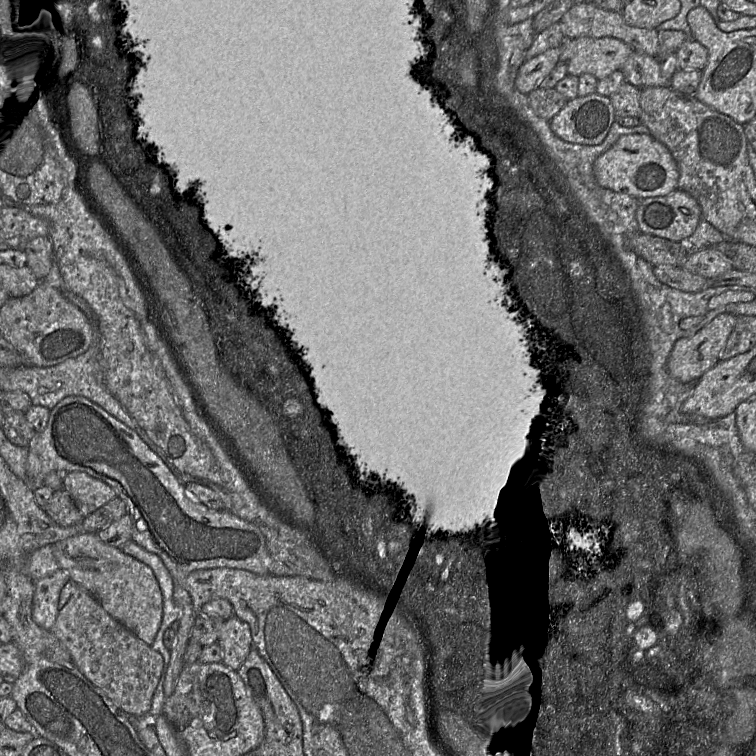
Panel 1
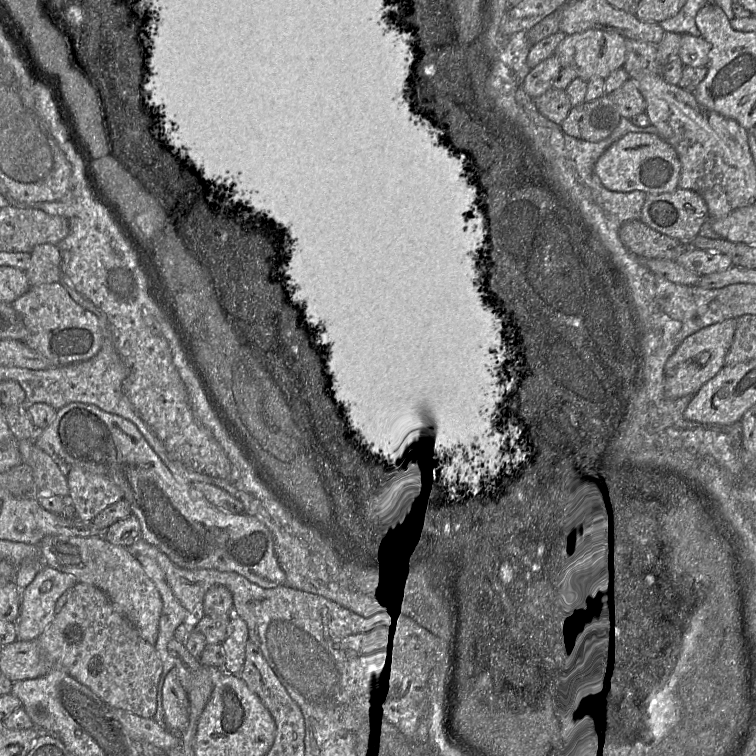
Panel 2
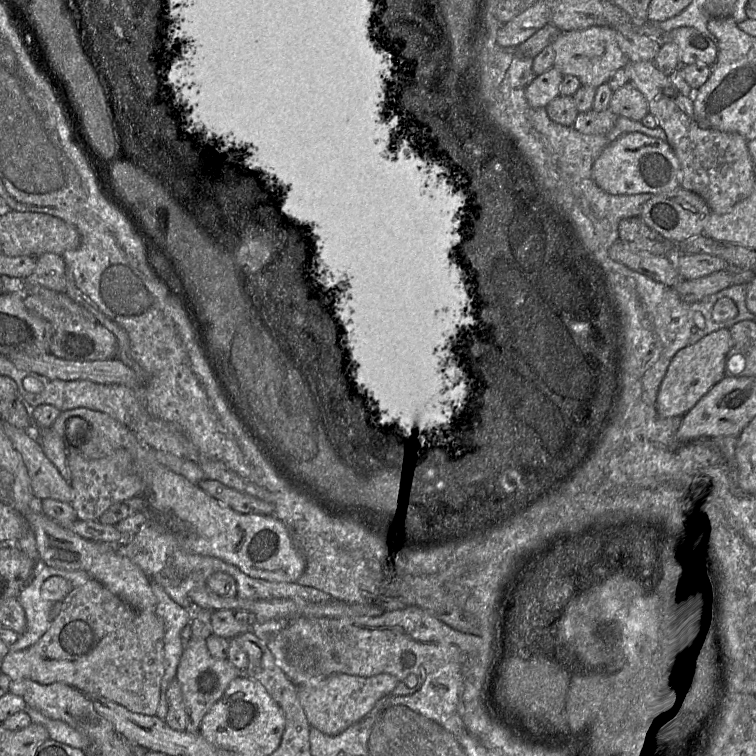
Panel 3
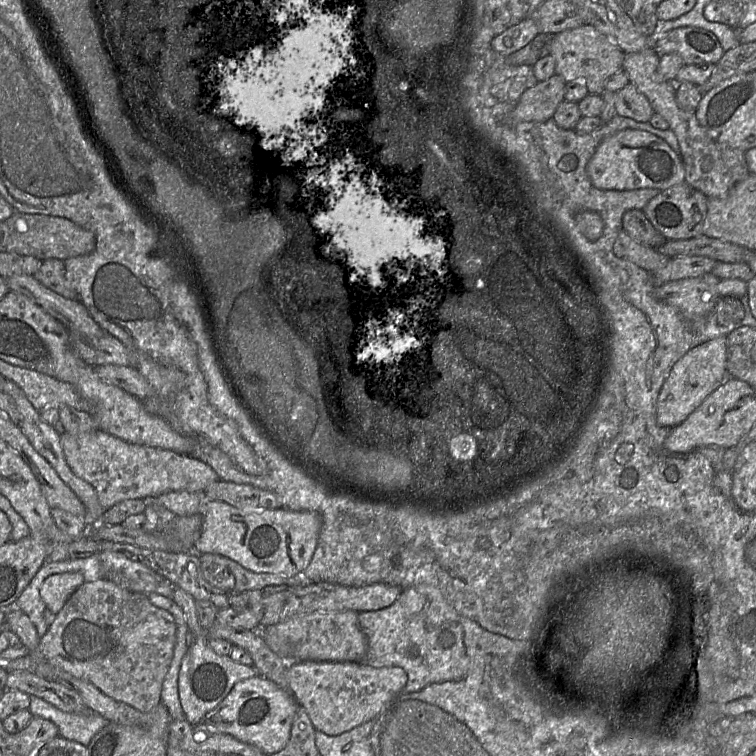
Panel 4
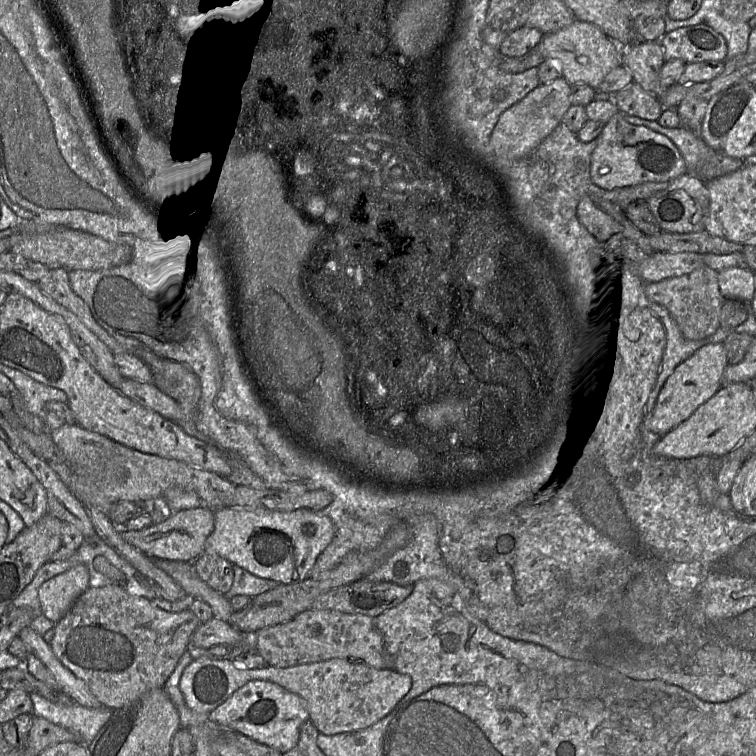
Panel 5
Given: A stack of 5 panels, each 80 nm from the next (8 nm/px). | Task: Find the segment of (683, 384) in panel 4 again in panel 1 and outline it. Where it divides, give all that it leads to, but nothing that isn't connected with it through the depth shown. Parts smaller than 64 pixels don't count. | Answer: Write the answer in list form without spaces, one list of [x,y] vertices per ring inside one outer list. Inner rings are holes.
[[[722,313],[691,337],[676,342],[668,369],[681,382],[695,383],[720,362],[719,355],[736,325],[737,317]]]

